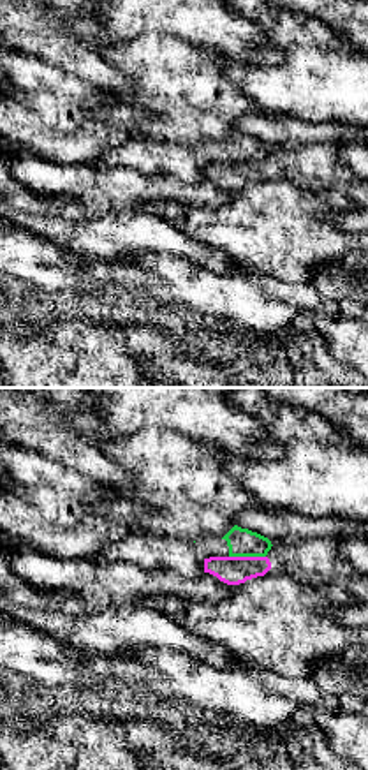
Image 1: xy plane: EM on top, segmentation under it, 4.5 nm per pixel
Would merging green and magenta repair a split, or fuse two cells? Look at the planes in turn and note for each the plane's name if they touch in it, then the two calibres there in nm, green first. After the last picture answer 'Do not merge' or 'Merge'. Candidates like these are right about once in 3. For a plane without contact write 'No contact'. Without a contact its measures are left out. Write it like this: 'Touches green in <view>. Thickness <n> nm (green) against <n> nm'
Touches green in xy. Thickness 130 nm (green) against 130 nm

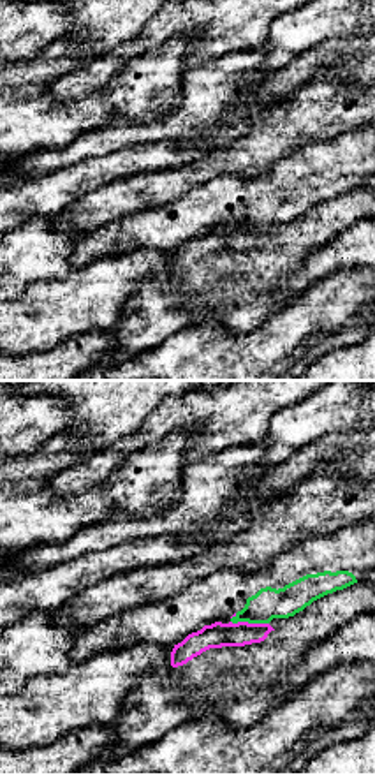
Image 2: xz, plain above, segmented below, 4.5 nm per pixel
Touches green in xz. Thickness 150 nm (green) against 120 nm

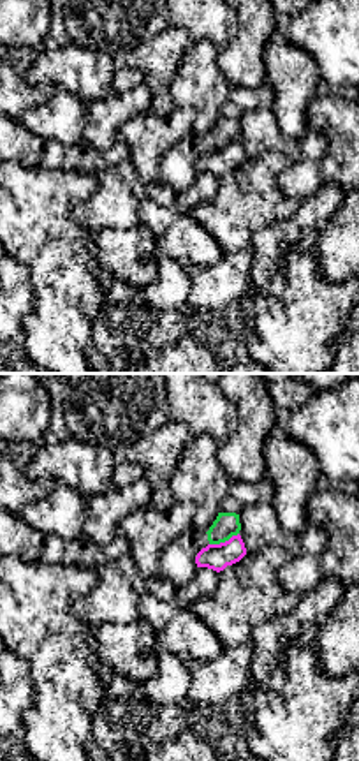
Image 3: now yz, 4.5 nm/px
Touches green in yz. Thickness 120 nm (green) against 120 nm

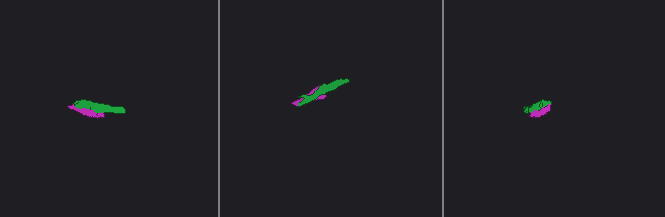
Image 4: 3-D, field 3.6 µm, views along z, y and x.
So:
Do not merge

